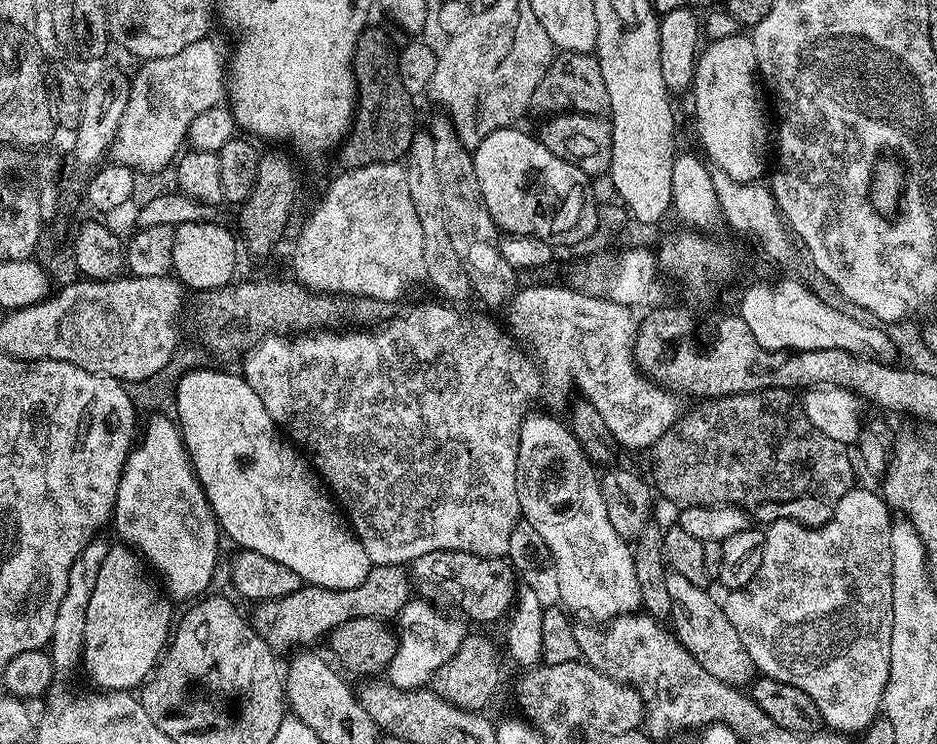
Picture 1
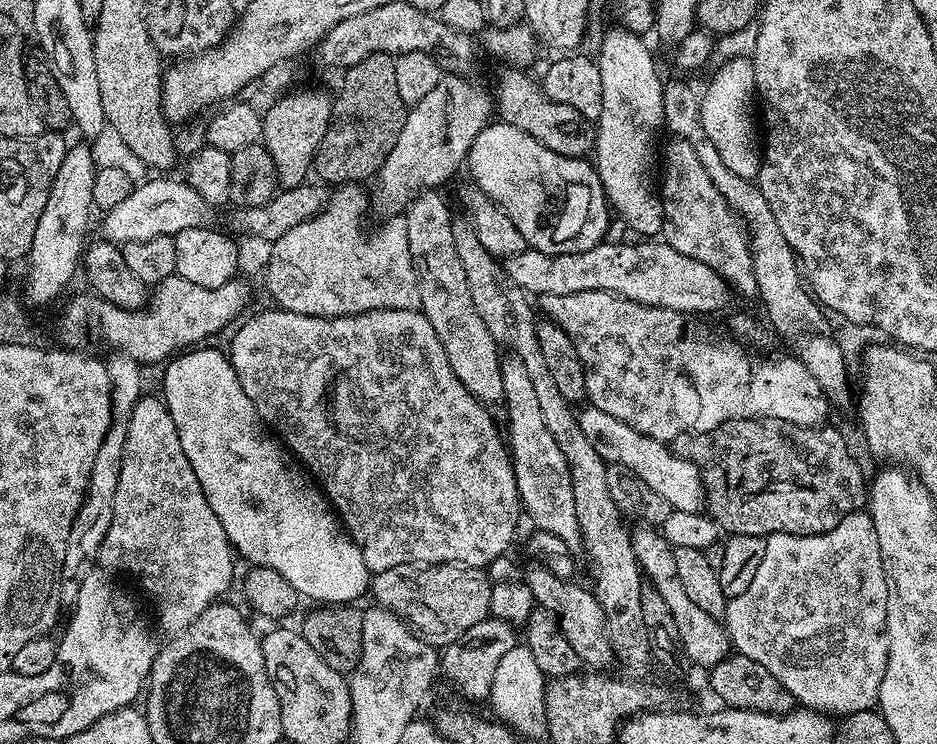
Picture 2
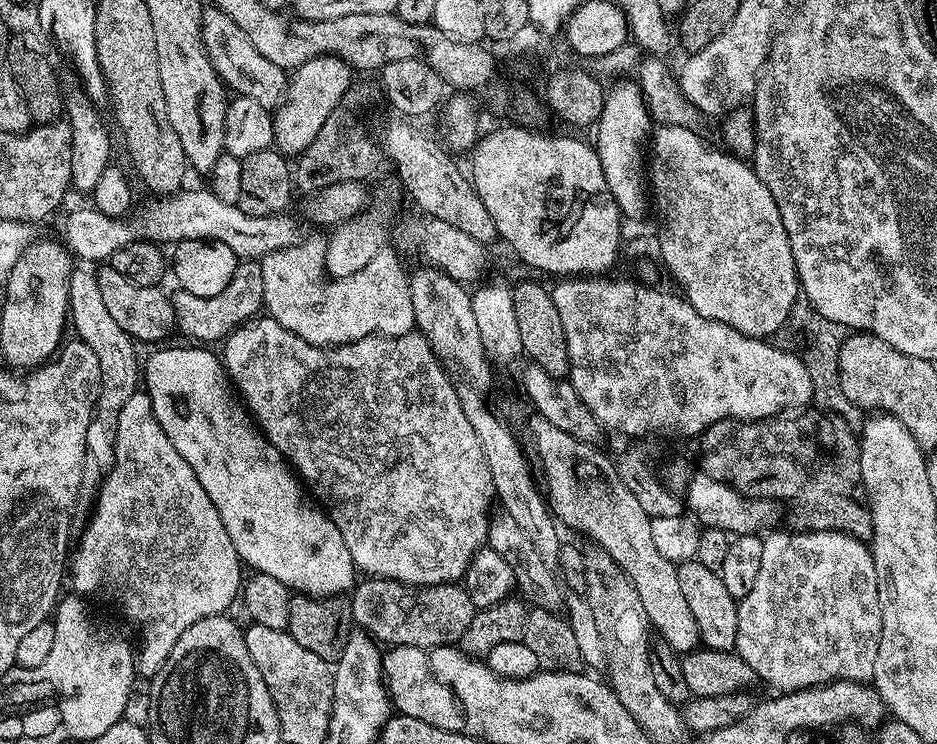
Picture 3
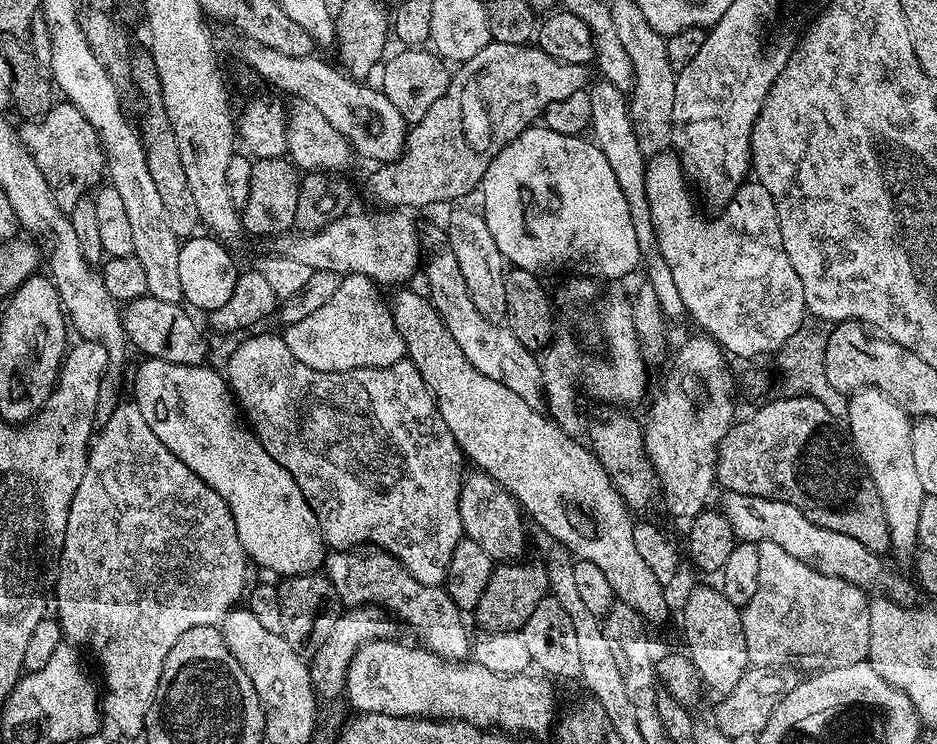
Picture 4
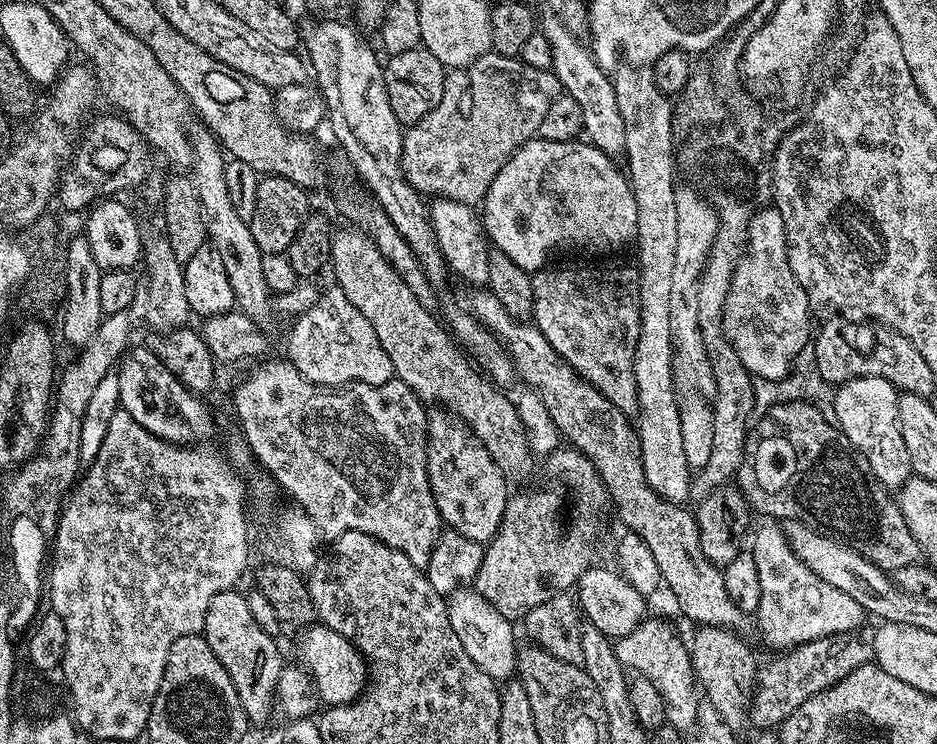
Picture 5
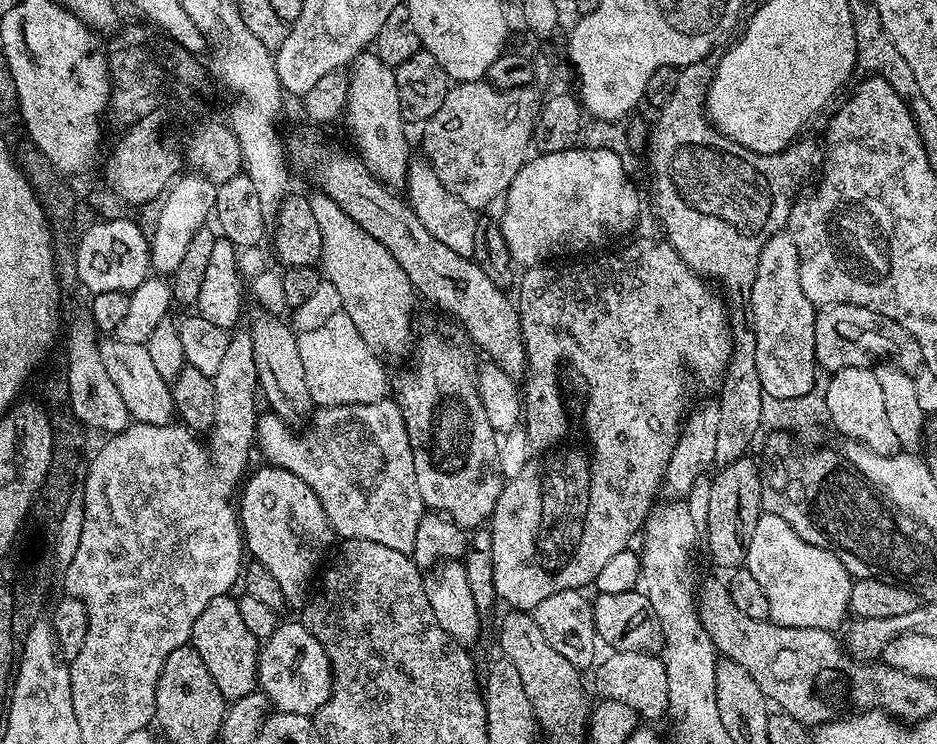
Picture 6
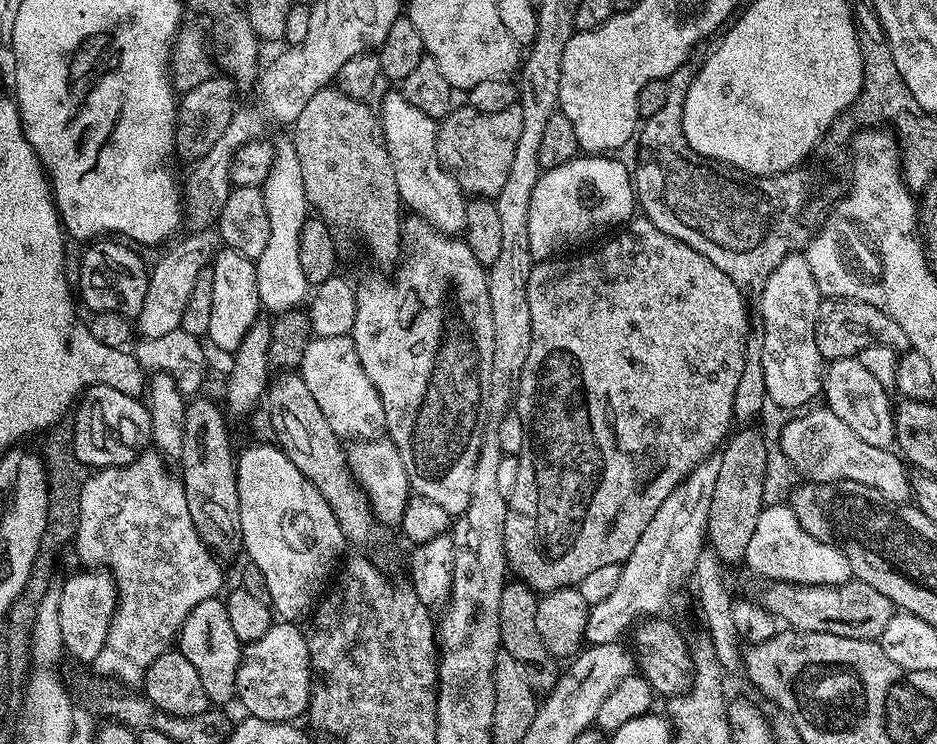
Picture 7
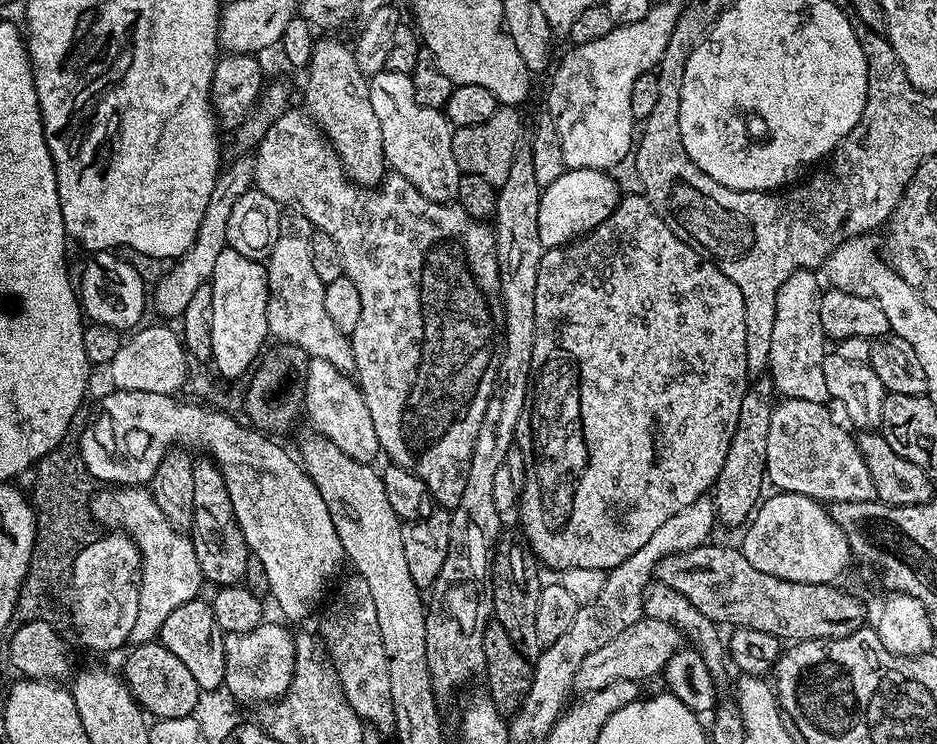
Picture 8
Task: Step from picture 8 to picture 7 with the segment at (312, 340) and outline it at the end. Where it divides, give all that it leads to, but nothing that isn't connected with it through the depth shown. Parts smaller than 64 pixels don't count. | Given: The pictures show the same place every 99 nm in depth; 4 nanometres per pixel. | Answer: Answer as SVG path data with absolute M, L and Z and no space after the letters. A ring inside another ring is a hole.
M284 138L274 146L274 159L261 185L265 220L268 226L268 236L263 250L255 257L256 292L261 305L274 314L301 307L310 294L310 285L302 270L301 259L298 258L298 242L302 226L308 219L308 203L305 198L302 170L299 165L297 151L291 139Z

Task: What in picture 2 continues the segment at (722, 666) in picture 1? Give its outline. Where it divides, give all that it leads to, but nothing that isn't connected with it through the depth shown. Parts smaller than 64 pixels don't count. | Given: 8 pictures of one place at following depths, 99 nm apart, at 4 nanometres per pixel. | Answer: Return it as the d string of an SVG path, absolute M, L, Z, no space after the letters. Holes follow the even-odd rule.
M640 526L637 532L631 533L632 549L640 563L641 573L646 577L647 583L652 584L666 598L666 606L670 606L670 614L674 614L674 623L678 625L678 638L680 647L687 659L701 664L704 670L711 670L716 664L726 659L733 651L732 639L728 636L728 629L717 617L711 616L702 610L686 594L682 581L678 579L678 569L674 562L673 547L655 527Z

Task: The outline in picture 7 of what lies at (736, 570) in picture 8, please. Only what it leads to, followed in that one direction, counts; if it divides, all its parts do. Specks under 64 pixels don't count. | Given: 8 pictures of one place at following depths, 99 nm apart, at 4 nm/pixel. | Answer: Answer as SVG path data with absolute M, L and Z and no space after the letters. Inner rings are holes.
M850 578L844 584L791 584L785 580L773 580L767 587L758 596L759 603L777 621L784 623L785 620L788 623L785 625L797 632L821 632L838 634L842 638L876 640L894 615L894 606L886 594L855 578Z

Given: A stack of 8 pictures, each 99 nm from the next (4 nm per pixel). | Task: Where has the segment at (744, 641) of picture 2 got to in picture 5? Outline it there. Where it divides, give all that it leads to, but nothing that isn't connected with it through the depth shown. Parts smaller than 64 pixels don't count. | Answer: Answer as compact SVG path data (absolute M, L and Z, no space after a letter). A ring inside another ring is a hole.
M772 522L765 524L768 525L757 530L750 545L758 566L758 582L762 582L762 598L754 613L761 638L776 650L789 650L812 639L857 631L866 620L864 607L854 602L850 594L842 594L842 590L822 582L814 570L807 568L792 552L783 527Z

